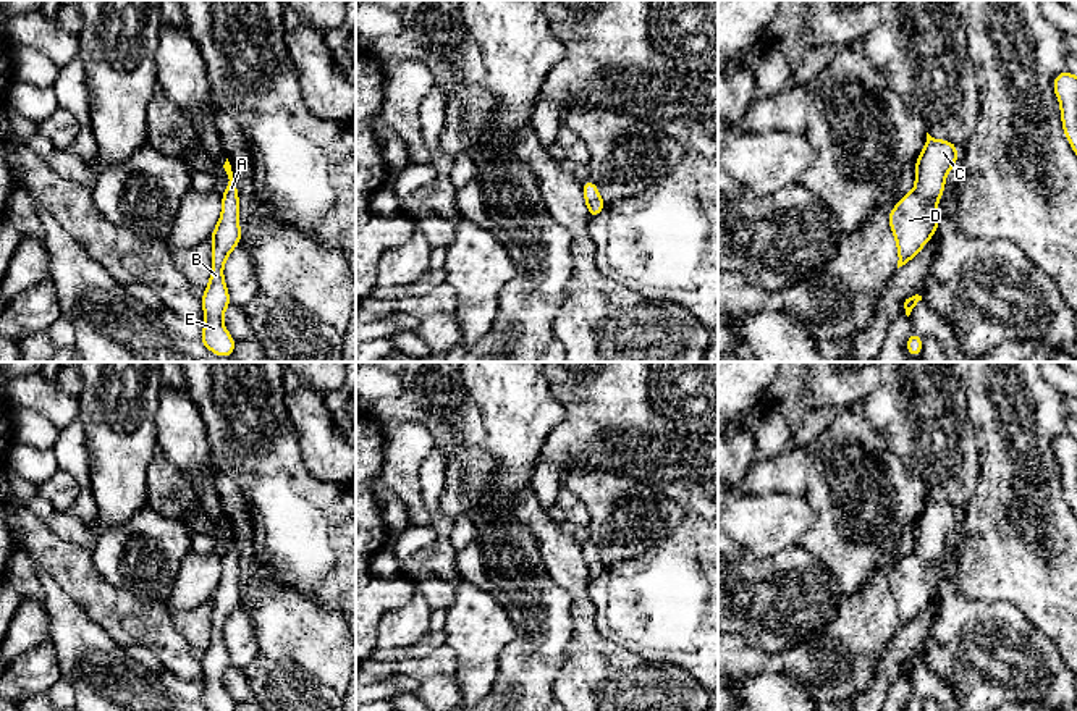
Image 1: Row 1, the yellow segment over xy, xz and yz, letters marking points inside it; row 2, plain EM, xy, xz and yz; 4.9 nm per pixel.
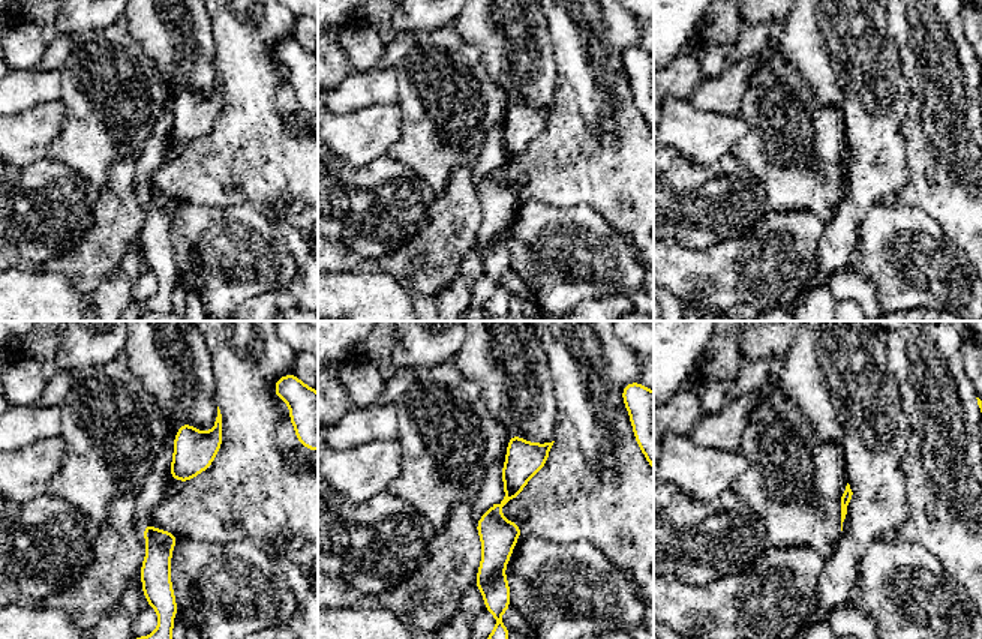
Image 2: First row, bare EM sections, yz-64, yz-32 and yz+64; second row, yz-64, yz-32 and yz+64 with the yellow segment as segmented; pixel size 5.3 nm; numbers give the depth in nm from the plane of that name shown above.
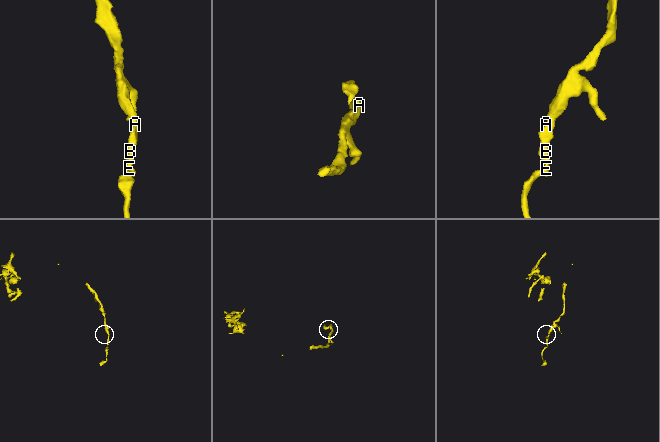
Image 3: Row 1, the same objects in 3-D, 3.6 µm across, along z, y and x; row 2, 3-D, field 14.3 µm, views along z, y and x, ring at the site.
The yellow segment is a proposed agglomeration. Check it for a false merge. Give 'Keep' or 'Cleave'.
Keep

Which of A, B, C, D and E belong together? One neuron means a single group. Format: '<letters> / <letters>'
A B C D E

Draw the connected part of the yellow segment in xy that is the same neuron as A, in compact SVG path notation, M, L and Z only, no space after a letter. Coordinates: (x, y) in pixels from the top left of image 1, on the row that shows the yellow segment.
M226 158L223 165L228 175L228 186L222 194L222 217L212 233L212 273L207 289L204 291L202 307L205 326L199 341L213 354L231 357L236 341L226 331L222 317L230 305L230 294L223 280L223 265L230 252L241 242L239 231L239 200L238 186L233 178L231 165Z

